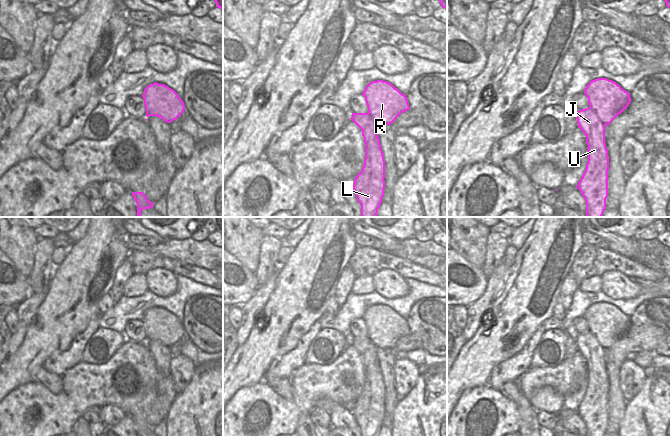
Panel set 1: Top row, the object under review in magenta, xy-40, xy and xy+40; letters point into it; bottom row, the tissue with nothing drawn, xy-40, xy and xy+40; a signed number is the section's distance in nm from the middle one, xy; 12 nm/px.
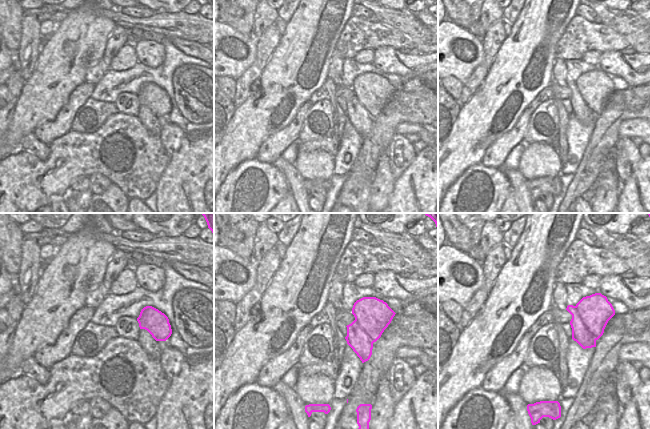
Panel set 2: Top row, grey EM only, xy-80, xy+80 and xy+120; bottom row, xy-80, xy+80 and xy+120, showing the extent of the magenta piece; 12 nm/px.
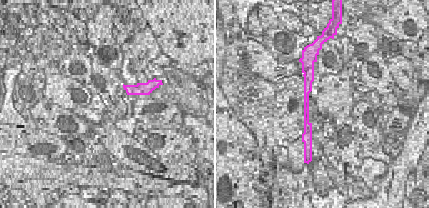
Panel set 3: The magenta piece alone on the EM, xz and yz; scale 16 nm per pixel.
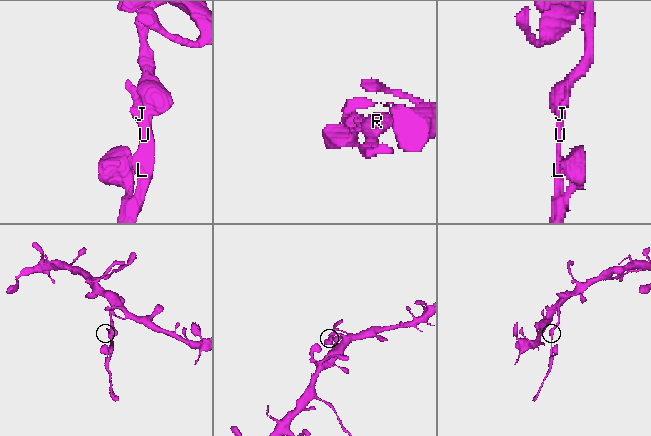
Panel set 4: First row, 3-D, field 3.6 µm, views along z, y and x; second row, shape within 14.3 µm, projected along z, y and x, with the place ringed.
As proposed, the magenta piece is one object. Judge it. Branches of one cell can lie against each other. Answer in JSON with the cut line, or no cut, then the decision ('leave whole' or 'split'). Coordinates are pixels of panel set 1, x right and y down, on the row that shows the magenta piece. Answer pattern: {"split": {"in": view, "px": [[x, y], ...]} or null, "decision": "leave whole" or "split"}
{"split": {"in": "xy+40", "px": [[588, 107], [605, 125]]}, "decision": "split"}

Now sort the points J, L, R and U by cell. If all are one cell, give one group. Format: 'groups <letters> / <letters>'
groups J L U / R

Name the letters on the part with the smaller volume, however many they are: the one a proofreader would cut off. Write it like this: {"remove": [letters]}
{"remove": ["J", "L", "U"]}

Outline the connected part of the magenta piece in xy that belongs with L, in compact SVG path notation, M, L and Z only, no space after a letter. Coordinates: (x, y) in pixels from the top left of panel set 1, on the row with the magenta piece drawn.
M352 113L350 118L362 131L364 165L352 186L361 204L361 217L377 217L385 189L385 160L377 133L377 123L369 113Z

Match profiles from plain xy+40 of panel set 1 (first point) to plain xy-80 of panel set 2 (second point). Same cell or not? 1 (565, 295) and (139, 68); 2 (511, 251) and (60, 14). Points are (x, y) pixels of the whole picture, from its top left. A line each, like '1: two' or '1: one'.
1: two
2: two

